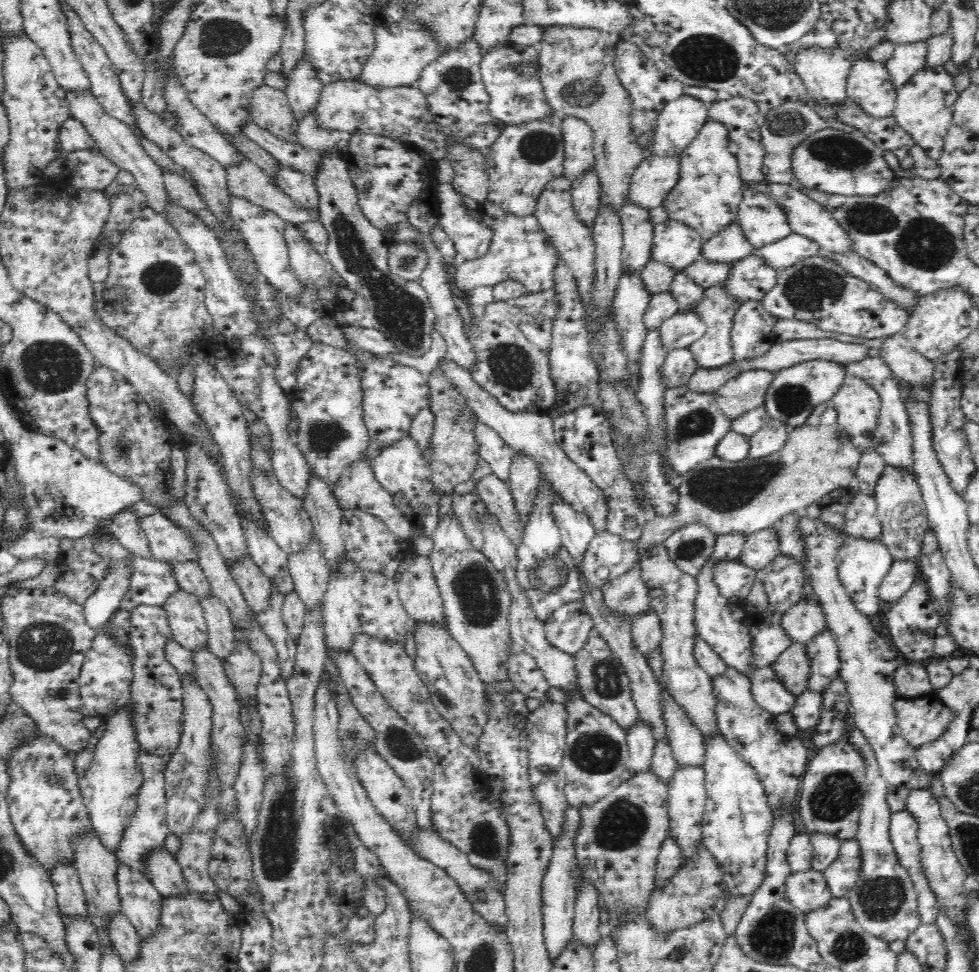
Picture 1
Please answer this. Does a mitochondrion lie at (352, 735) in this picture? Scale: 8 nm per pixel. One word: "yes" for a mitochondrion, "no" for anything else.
yes

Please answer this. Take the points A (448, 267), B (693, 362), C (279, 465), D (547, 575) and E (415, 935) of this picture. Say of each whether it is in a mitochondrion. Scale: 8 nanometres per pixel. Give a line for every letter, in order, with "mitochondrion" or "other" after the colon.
A: other
B: other
C: other
D: mitochondrion
E: other

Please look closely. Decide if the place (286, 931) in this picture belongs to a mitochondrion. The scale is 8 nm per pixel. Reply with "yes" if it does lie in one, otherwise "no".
no

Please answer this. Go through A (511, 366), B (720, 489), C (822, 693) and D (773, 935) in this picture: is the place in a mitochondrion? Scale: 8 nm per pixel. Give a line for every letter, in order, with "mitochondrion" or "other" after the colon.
A: mitochondrion
B: mitochondrion
C: other
D: mitochondrion

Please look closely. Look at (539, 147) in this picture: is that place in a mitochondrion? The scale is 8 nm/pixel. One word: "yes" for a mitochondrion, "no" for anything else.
yes

